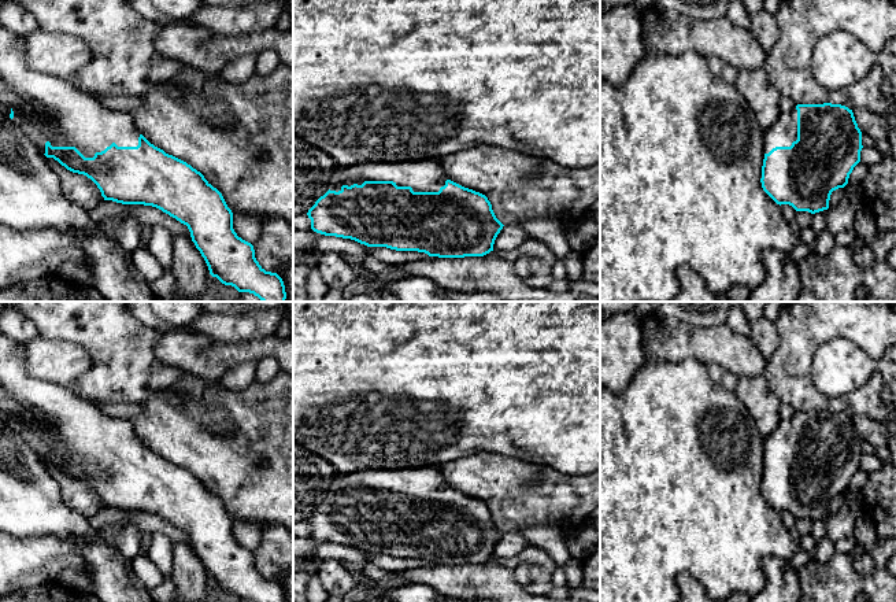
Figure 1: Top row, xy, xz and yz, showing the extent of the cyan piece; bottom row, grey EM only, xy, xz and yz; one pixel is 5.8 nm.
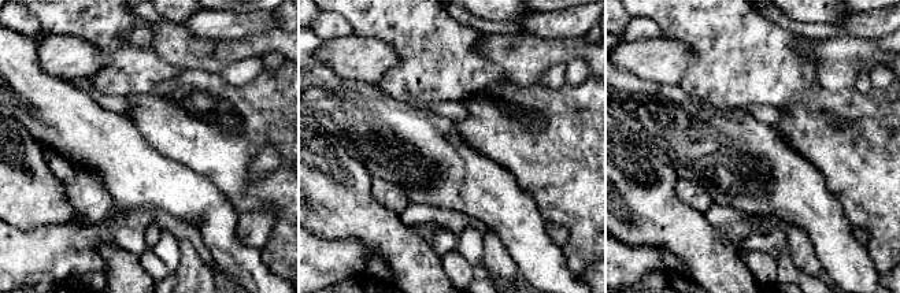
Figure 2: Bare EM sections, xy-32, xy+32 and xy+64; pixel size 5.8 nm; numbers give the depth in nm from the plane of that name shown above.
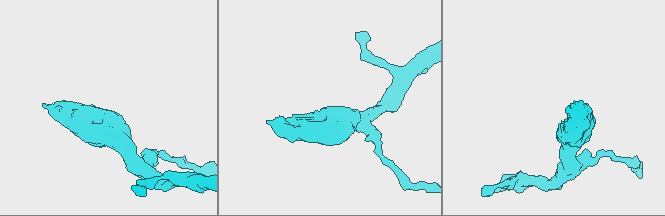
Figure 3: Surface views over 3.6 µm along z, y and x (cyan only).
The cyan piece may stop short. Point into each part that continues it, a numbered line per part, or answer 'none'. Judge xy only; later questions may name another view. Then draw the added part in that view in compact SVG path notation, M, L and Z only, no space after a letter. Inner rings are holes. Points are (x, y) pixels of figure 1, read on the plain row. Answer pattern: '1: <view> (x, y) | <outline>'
1: xy (47, 416) | M0 332L0 420L32 446L45 461L45 450L52 454L75 454L85 465L93 465L112 450L118 454L137 454L140 437L133 420L104 414L96 405L75 395L70 387L56 385L32 377L25 368L23 343L16 343Z

